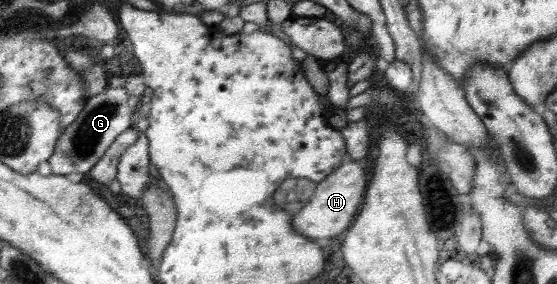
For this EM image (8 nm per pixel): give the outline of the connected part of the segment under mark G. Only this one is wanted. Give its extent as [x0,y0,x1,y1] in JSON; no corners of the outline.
[50,87,133,178]

